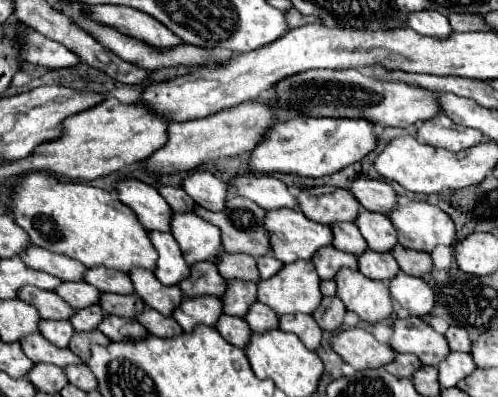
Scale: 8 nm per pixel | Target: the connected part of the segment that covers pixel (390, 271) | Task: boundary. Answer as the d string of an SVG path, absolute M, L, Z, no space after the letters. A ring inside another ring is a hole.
M364 250L358 254L358 270L364 276L370 276L374 280L388 282L394 278L394 274L400 270L398 262L394 262L394 256L390 252L374 252L374 250Z

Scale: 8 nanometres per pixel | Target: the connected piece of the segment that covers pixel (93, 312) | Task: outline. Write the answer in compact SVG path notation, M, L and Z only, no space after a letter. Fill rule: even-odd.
M92 304L88 308L80 308L80 310L74 310L72 318L70 318L70 324L74 326L74 330L94 330L98 326L98 322L104 318L104 312L98 304Z

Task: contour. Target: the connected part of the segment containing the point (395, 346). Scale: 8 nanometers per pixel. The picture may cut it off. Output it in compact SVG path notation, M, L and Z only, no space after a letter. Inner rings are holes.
M408 316L408 318L396 318L394 324L394 336L390 340L390 346L394 352L410 352L420 358L422 364L438 366L442 358L450 352L446 346L446 338L432 330L422 318Z

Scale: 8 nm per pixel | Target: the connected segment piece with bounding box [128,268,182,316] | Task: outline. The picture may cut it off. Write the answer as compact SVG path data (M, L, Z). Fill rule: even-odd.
M136 268L130 270L128 276L134 284L134 292L144 300L144 304L158 310L160 314L172 316L174 306L182 302L182 292L178 290L178 286L164 286L162 282L158 282L158 278L154 278L150 270Z

